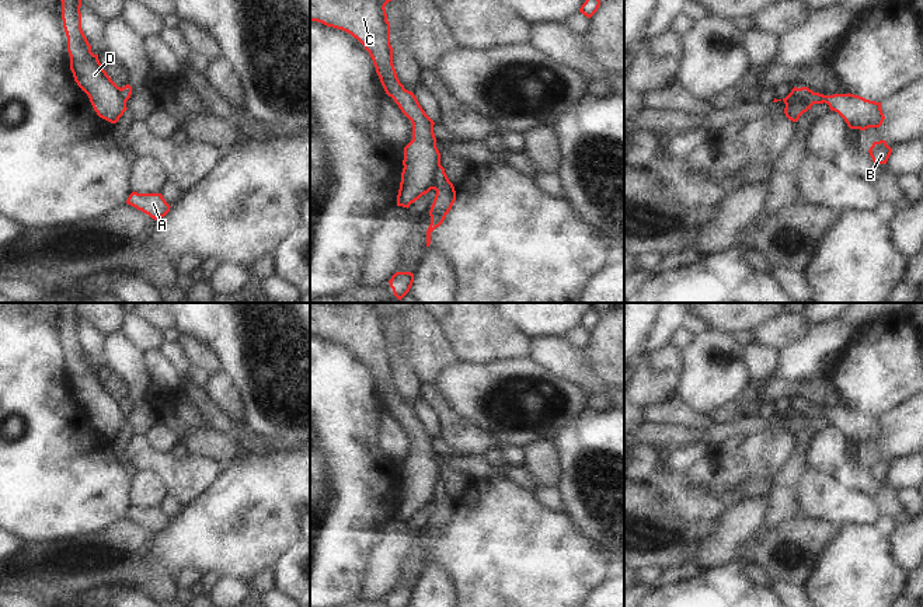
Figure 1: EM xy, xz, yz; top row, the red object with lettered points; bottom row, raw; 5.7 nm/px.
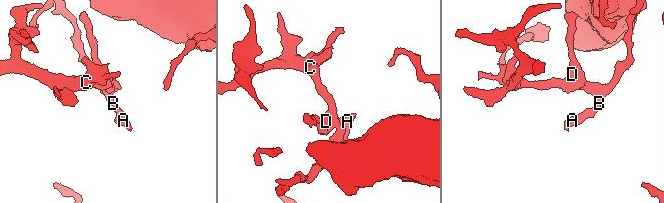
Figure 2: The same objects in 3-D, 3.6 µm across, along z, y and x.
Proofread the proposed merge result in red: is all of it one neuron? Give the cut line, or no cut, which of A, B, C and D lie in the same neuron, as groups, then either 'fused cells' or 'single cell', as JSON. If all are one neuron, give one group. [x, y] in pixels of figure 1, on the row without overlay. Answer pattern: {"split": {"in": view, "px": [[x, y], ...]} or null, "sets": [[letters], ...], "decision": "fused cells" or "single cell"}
{"split": {"in": "xz", "px": [[441, 480], [434, 502]]}, "sets": [["A", "B"], ["C", "D"]], "decision": "fused cells"}

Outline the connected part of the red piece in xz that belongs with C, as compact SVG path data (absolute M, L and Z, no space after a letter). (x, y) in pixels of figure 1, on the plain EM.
M310 303L310 335L342 343L369 366L389 411L412 437L412 454L404 461L397 520L410 521L435 503L440 467L433 447L435 436L425 428L414 407L400 397L390 359L386 318L407 313L421 303Z

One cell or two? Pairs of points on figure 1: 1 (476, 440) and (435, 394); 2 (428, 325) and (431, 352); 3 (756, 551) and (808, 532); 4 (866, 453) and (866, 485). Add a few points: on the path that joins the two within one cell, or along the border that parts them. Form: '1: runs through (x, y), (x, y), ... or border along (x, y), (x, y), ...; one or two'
1: runs through (465, 431), (442, 405); one
2: runs through (428, 332), (428, 345); one
3: runs through (769, 551), (783, 539), (796, 539); one
4: border along (852, 443), (859, 457), (867, 466); two

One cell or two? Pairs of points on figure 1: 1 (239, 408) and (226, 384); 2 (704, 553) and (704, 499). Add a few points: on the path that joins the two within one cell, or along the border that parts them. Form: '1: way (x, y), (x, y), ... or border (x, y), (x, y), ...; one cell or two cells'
1: way (233, 403), (226, 396), (226, 390); one cell
2: border (741, 503), (731, 508), (714, 523); two cells

